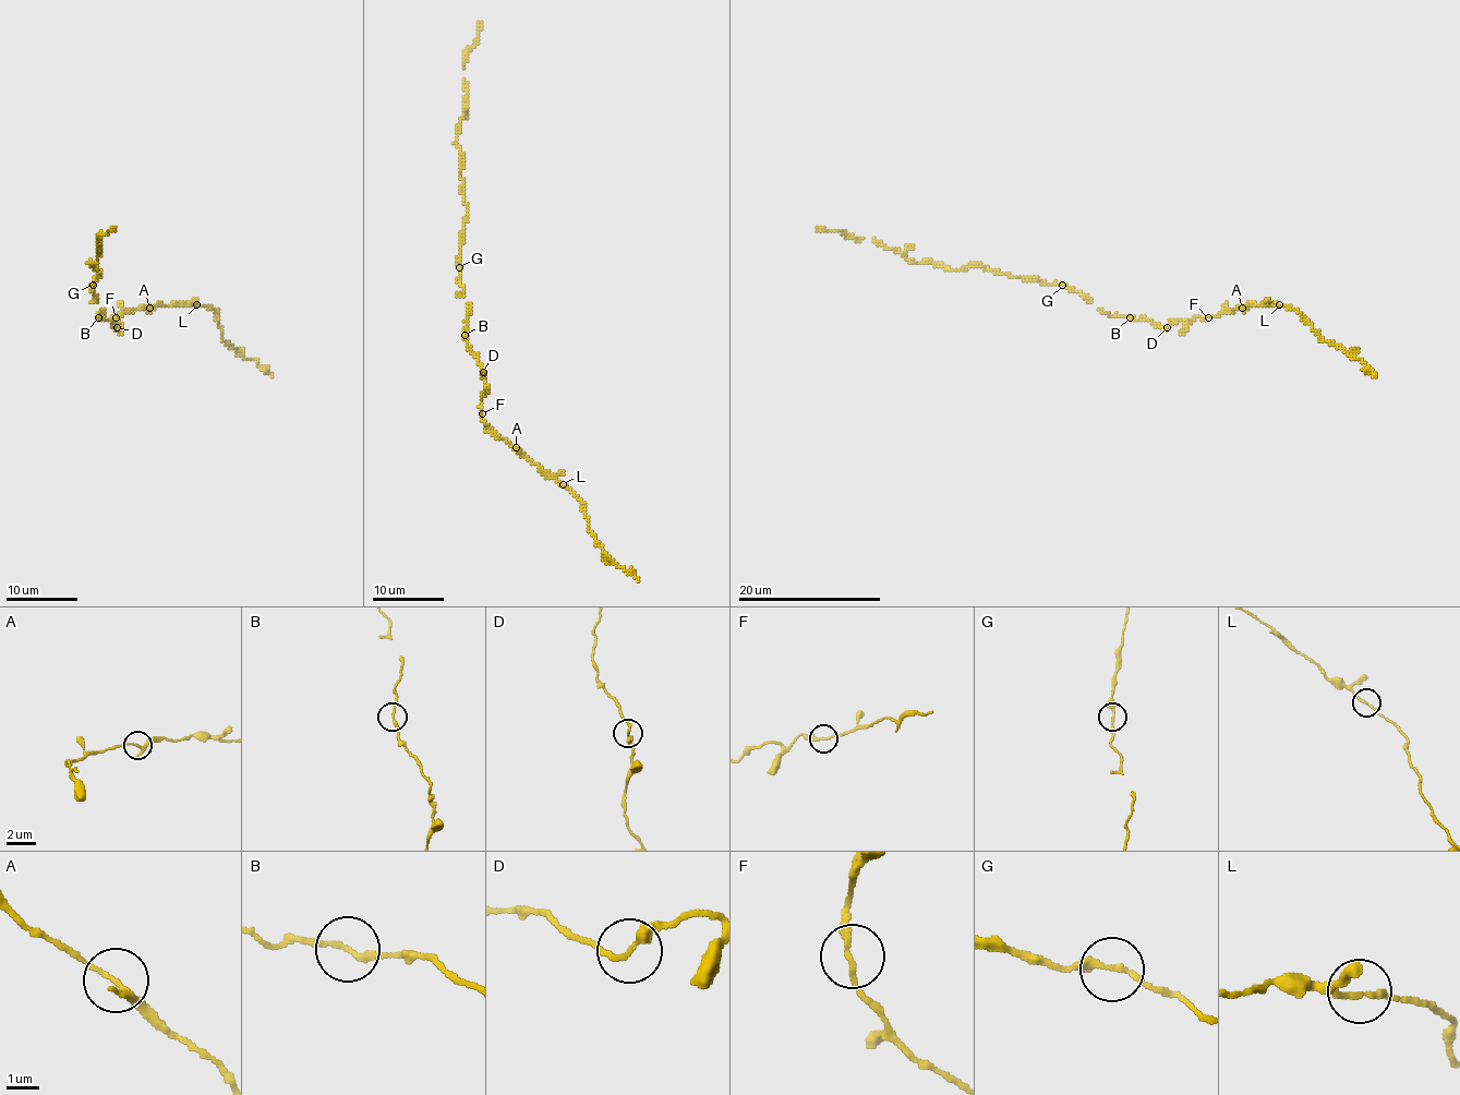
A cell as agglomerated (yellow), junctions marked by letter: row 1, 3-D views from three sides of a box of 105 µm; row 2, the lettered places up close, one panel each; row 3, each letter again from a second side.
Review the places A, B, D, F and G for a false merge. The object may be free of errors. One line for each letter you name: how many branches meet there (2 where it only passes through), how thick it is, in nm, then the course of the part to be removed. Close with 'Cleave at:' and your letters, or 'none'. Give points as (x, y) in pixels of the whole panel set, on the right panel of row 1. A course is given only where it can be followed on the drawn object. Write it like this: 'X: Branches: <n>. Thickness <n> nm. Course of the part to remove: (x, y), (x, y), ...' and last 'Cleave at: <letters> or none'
Cleave at: none

